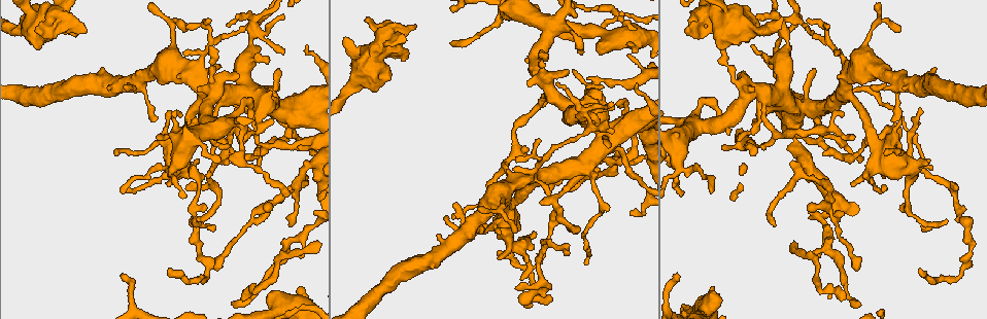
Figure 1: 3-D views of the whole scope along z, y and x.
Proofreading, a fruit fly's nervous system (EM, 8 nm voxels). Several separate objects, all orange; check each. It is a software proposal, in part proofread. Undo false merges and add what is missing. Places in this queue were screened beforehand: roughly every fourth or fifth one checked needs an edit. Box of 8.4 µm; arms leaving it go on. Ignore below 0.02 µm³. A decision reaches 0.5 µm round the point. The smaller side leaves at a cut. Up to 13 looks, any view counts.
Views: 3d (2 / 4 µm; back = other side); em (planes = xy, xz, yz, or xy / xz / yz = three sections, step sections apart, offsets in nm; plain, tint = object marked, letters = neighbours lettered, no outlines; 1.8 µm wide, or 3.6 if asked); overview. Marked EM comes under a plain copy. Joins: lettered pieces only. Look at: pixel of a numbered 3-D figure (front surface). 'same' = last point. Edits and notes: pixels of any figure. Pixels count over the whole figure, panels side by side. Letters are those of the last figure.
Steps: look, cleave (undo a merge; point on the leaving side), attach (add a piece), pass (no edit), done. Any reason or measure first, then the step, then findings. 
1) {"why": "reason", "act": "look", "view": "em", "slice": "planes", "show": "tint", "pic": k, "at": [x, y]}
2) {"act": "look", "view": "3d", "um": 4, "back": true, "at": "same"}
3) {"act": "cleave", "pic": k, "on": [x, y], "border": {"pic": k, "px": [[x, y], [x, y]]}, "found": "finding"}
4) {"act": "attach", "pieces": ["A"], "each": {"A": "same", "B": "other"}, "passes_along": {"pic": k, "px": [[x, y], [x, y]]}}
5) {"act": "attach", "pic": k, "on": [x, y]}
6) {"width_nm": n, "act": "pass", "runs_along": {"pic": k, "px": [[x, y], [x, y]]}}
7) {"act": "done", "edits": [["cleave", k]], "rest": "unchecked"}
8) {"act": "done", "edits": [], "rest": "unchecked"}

{"why": "tapers out", "act": "look", "view": "3d", "um": 2, "back": true, "pic": 1, "at": [564, 250]}

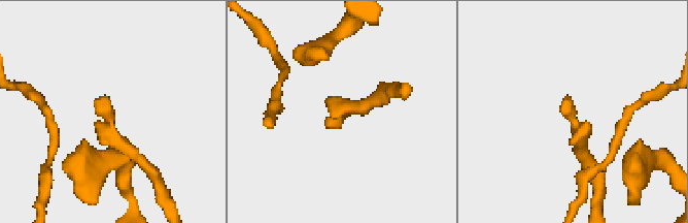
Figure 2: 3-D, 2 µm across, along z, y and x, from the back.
{"why": "shape alone is not enough", "act": "look", "view": "em", "um": 3.6, "slice": "planes", "show": "letters", "pic": 2, "at": [334, 122]}

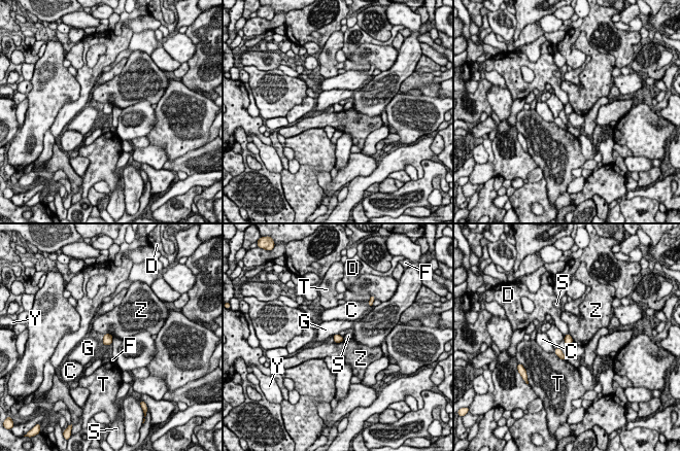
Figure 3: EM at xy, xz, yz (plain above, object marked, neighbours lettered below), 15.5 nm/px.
{"act": "pass", "each": {"C": "other", "D": "other", "F": "other", "G": "other", "S": "other", "T": "other", "Y": "other", "Z": "other"}, "border": {"pic": 3, "px": [[343, 340], [334, 342]]}, "found": "none of them fits"}

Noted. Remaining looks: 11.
{"why": "four arms meet", "act": "look", "view": "em", "um": 3.6, "slice": "xy", "step": 4, "show": "tint", "pic": 1, "at": [695, 126]}

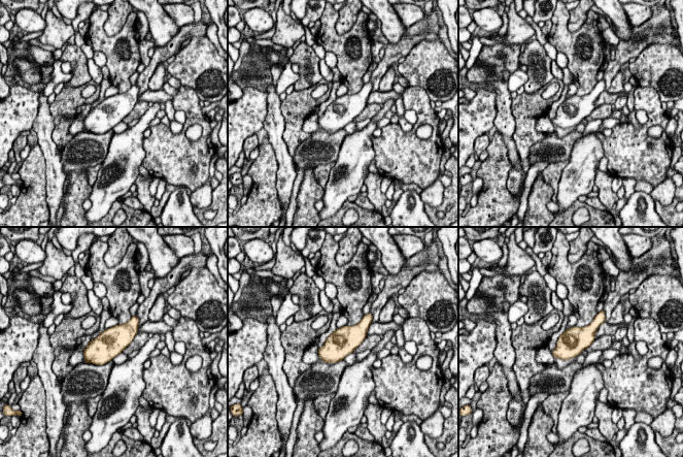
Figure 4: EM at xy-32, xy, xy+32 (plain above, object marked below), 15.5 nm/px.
{"why": "cut it another way", "act": "look", "view": "em", "um": 3.6, "slice": "planes", "show": "letters", "at": "same"}

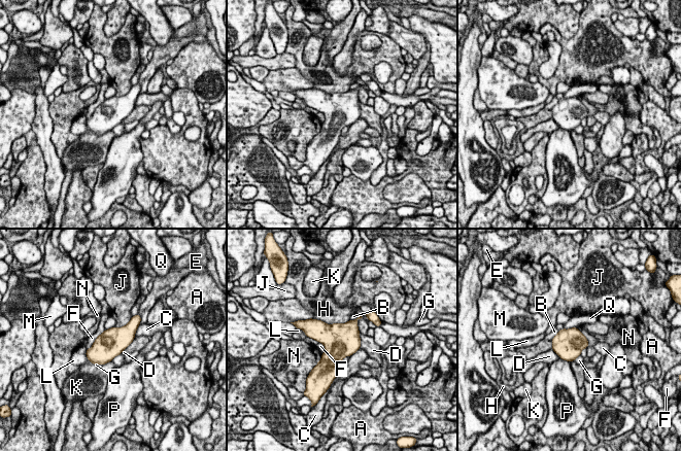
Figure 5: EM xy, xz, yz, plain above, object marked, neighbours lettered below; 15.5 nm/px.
{"width_nm": 440, "act": "pass", "each": {"A": "other", "B": "other", "C": "other", "D": "other", "E": "other", "F": "other", "G": "other", "H": "other", "J": "other", "K": "other", "L": "other", "M": "other", "N": "other", "P": "other", "Q": "other"}, "border": {"pic": 5, "px": [[580, 354], [574, 360]]}, "found": "all the same neuron"}

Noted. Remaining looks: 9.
{"why": "four-way junction", "act": "look", "view": "em", "um": 3.6, "slice": "planes", "show": "letters", "pic": 1, "at": [258, 102]}

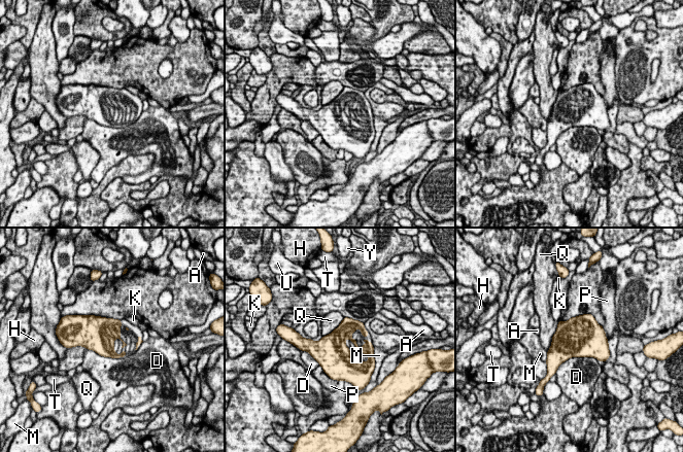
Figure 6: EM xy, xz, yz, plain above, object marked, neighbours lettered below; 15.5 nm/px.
{"act": "pass", "each": {"A": "other", "D": "other", "H": "other", "K": "other", "M": "other", "P": "other", "Q": "other", "T": "other", "U": "other", "Y": "other"}, "found": "continuous, no second neuron"}

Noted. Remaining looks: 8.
{"why": "sudden change in width", "act": "look", "view": "em", "slice": "planes", "show": "letters", "pic": 1, "at": [312, 224]}

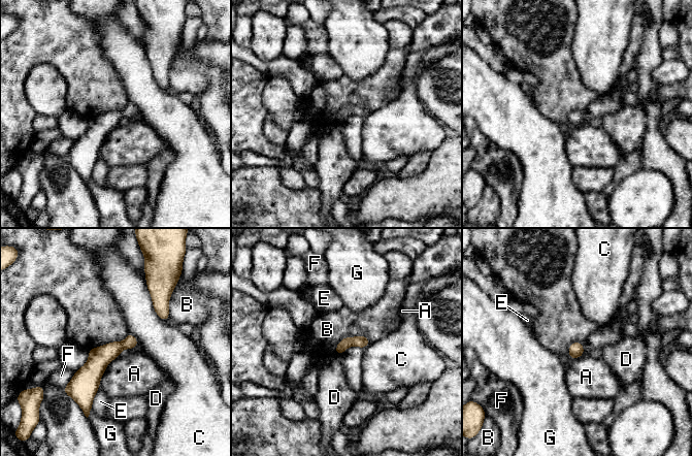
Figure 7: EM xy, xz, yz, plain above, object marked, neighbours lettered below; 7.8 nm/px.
{"width_nm": 100, "act": "pass", "each": {"A": "other", "B": "other", "C": "other", "D": "other", "E": "other", "F": "other", "G": "other"}, "border": {"pic": 7, "px": [[128, 332], [121, 342], [89, 349]]}, "found": "continuous, no second neuron"}

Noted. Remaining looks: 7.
{"why": "arms part here", "act": "look", "view": "em", "slice": "planes", "show": "letters", "pic": 1, "at": [582, 112]}

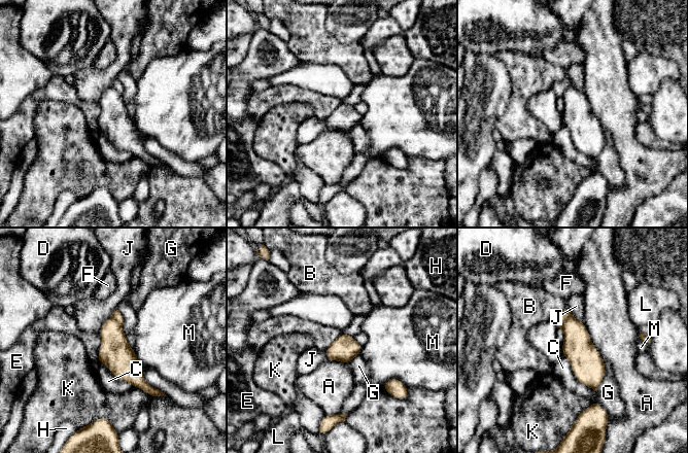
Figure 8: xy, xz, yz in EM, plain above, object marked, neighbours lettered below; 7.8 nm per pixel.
{"width_nm": 200, "act": "cleave", "pic": 8, "on": [558, 318], "each": {"A": "other", "B": "other", "C": "other", "D": "other", "E": "other", "F": "other", "G": "other", "H": "other", "J": "other", "K": "other", "L": "other", "M": "other"}, "border": {"pic": 8, "px": [[572, 316], [565, 320], [562, 327]]}, "found": "a second neuron is stuck on"}

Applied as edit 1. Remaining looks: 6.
{"act": "look", "view": "overview"}

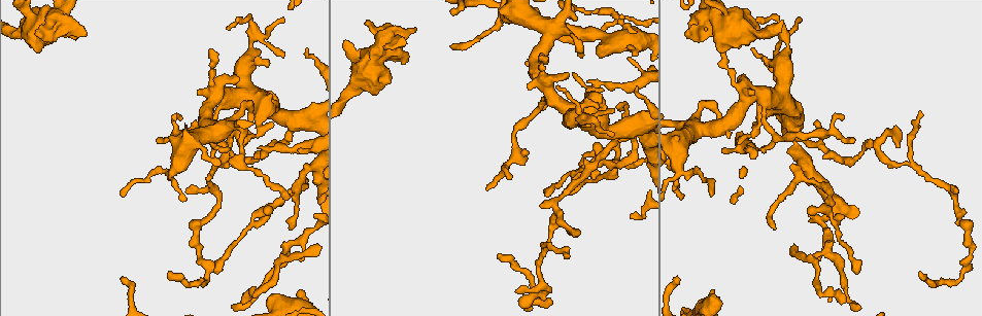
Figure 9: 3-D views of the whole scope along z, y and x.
{"why": "thick end", "act": "look", "view": "3d", "um": 2, "pic": 9, "at": [86, 36]}

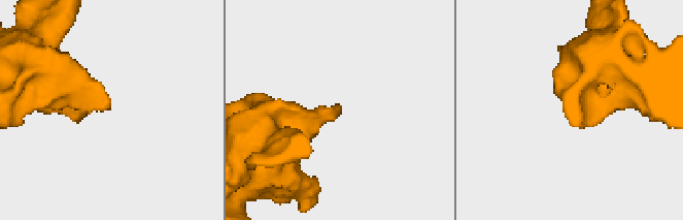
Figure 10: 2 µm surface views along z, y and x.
{"act": "look", "view": "em", "slice": "planes", "show": "letters", "pic": 10, "at": [338, 114]}

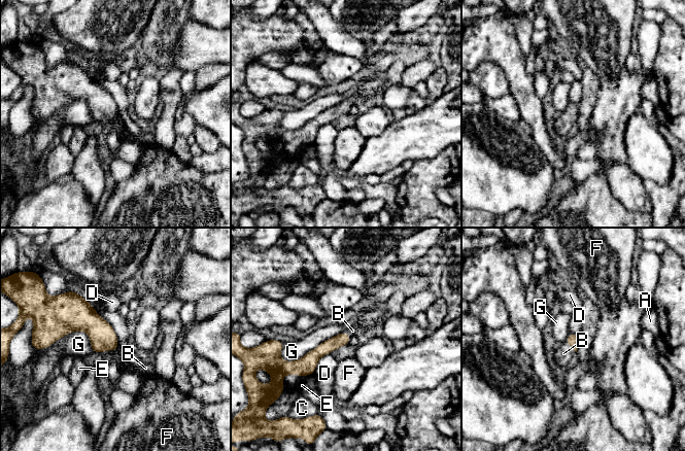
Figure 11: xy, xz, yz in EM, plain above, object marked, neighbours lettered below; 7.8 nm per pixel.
{"longest_contact_nm": ["G", 550], "act": "attach", "pieces": ["B"], "each": {"A": "other", "B": "same", "C": "other", "D": "other", "E": "other", "F": "other", "G": "other"}, "found": "the neuron continues"}

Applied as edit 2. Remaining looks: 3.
{"act": "done", "edits": [["cleave", 8], ["attach", 11]], "rest": "unchecked"}

